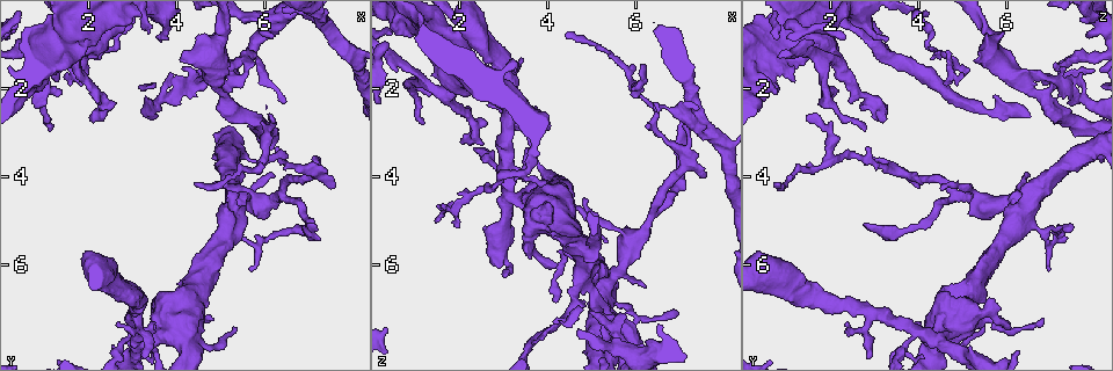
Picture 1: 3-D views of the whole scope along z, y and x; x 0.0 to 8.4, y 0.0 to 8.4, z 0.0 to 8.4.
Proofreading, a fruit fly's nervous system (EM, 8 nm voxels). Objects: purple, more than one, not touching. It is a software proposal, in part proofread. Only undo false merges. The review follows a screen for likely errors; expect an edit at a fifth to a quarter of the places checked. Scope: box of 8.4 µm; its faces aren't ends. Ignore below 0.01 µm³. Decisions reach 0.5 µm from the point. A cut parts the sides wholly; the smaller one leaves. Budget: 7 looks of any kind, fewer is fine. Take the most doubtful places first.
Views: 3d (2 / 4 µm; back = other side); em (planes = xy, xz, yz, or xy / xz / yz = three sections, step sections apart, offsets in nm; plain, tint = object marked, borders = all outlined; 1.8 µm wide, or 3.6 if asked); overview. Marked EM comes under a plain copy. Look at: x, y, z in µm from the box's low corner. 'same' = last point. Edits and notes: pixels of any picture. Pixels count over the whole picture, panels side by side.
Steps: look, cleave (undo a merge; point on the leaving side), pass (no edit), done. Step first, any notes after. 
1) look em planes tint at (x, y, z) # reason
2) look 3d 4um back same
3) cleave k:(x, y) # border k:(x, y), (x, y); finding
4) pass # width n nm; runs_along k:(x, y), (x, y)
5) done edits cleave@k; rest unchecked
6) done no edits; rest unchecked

look 3d 2um at (5.40, 4.60, 6.55) # thick turns thin

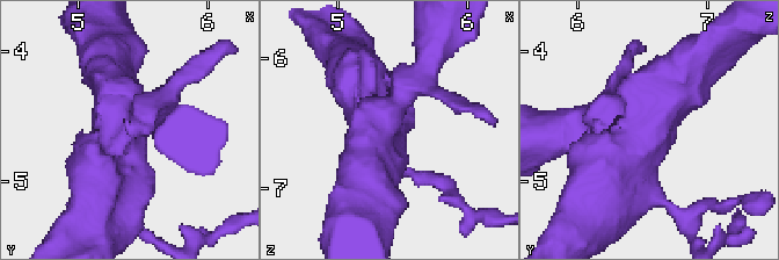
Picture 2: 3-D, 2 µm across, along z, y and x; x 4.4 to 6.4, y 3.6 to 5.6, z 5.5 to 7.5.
look em xz step 4 tint at (5.36, 4.62, 6.50) # need the tissue

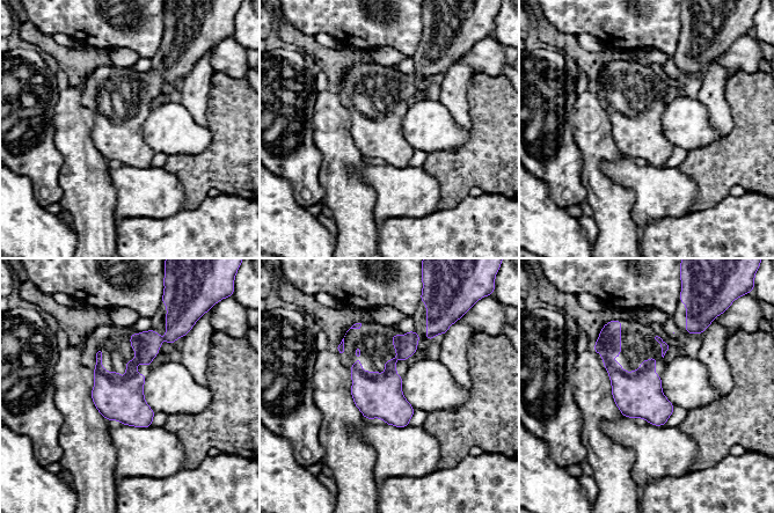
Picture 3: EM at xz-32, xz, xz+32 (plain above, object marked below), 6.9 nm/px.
pass # one neuron here

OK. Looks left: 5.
look 3d 4um back at (3.55, 7.05, 5.30) # abrupt turn

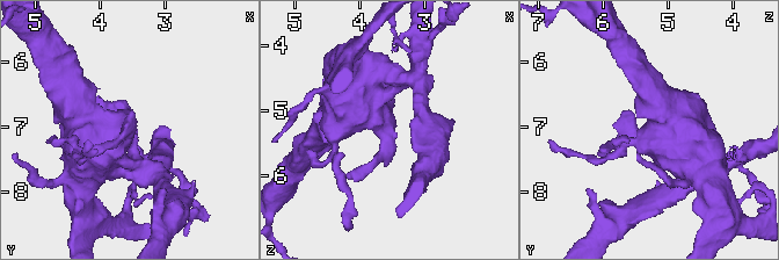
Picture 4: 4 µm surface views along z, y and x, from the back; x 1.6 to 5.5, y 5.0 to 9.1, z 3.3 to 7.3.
look em 3.6um xy step 8 tint at (3.60, 7.10, 5.40)

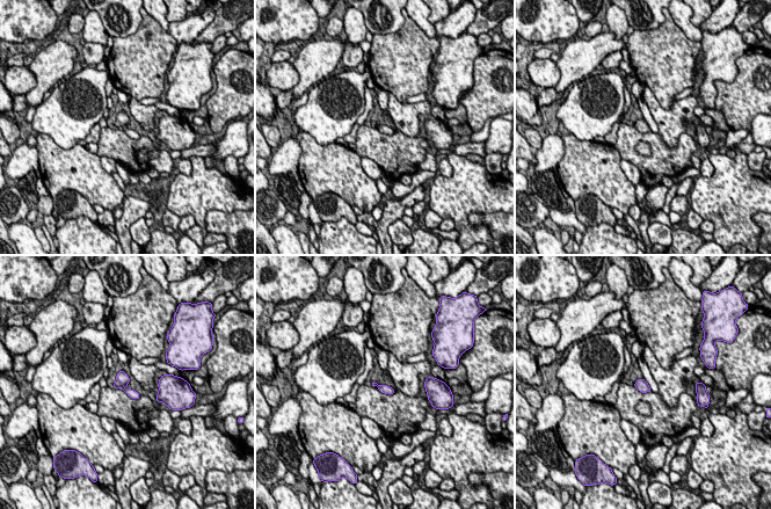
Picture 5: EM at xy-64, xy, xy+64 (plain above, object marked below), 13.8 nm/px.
look em 3.6um planes tint same

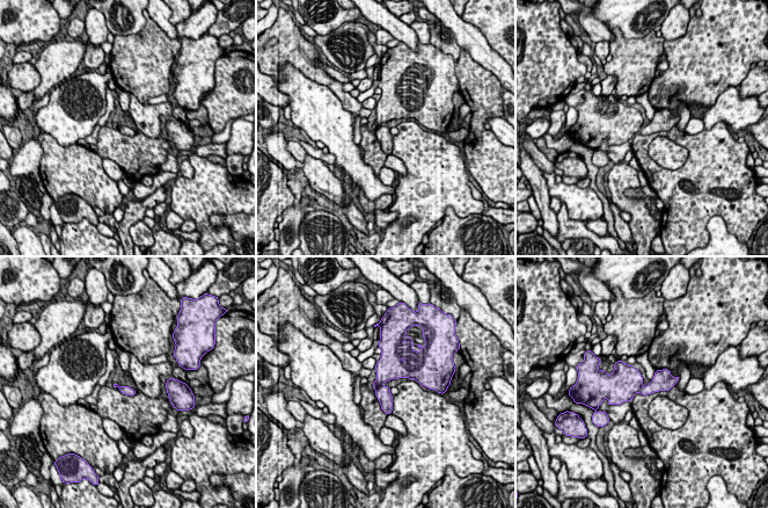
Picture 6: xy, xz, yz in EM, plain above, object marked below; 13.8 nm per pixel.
cleave 6:(382, 393) # width 130 nm; border 6:(380, 384), (375, 389); a second neuron is stuck on

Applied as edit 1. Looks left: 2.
look overview

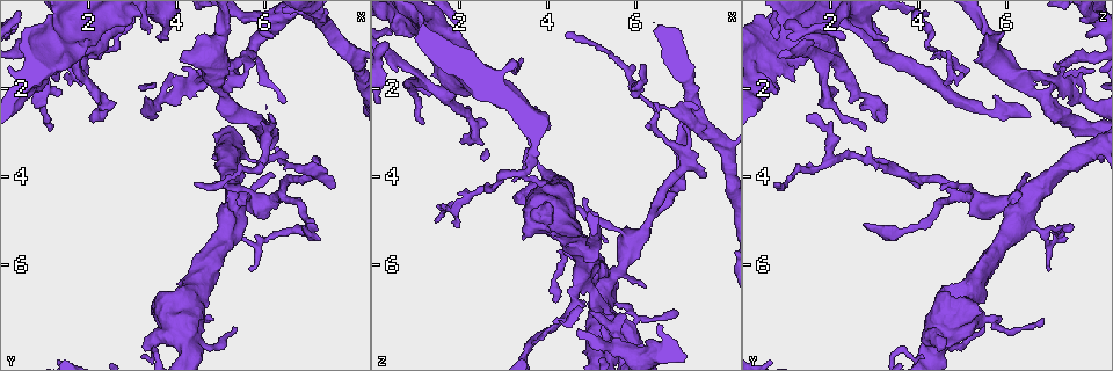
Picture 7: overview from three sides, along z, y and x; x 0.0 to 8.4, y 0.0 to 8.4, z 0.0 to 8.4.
look em planes tint at (5.00, 2.20, 6.85) # arms part here

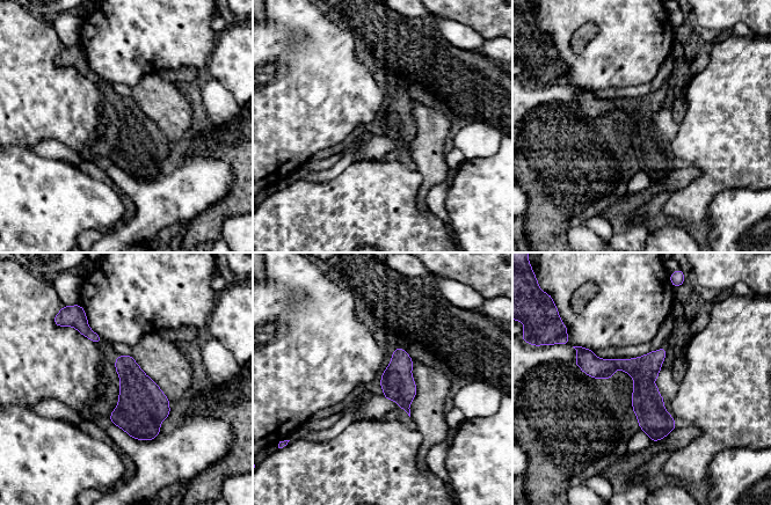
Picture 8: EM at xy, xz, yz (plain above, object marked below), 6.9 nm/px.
pass # width 200 nm; all the same neuron

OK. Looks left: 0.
done edits cleave@6; rest unchecked

